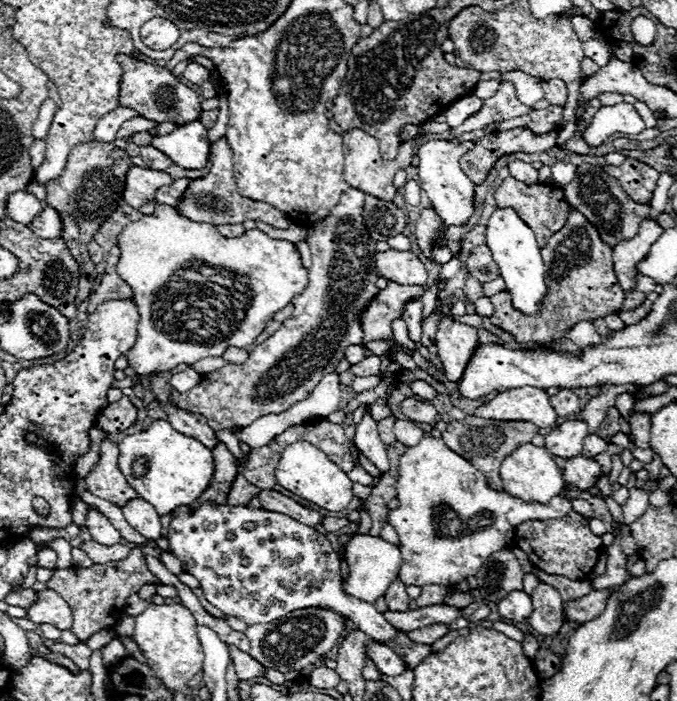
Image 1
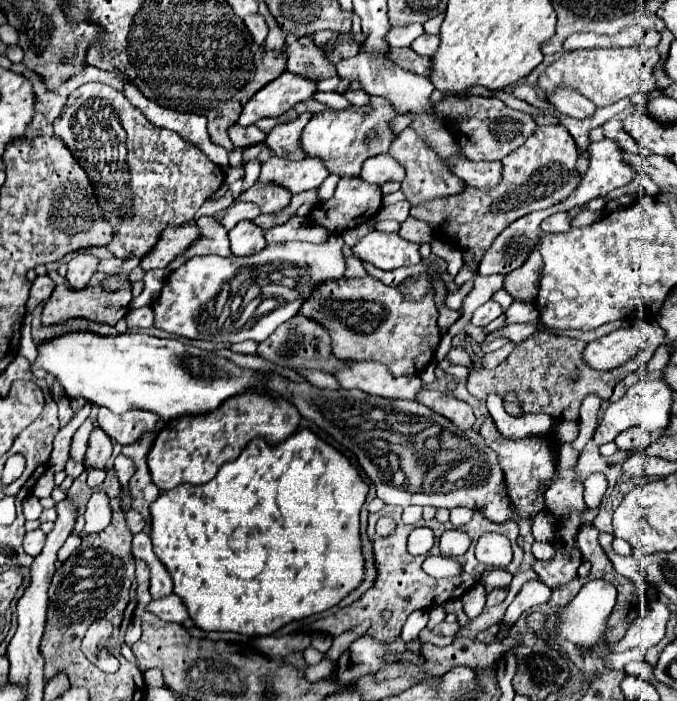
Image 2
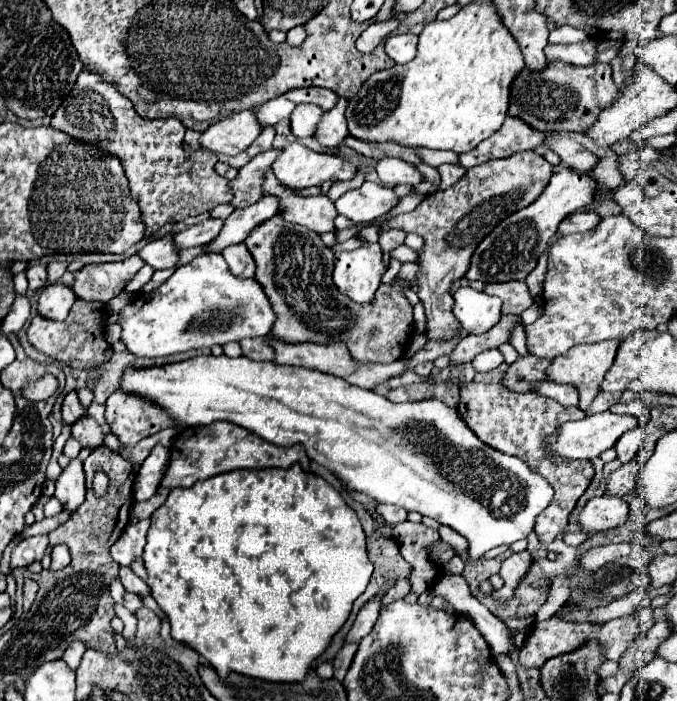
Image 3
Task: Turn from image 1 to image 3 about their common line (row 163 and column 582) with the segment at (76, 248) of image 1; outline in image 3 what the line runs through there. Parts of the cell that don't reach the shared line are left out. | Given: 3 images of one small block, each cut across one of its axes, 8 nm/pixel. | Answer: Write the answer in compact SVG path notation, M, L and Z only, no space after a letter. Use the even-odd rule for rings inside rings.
M550 62L542 72L528 72L522 70L516 80L512 82L512 98L510 98L510 116L518 116L524 122L528 122L532 128L550 132L550 130L564 130L564 132L586 132L600 116L600 112L610 106L616 98L620 96L620 86L616 86L612 78L612 68L610 64L596 62L592 66L568 66L560 62Z

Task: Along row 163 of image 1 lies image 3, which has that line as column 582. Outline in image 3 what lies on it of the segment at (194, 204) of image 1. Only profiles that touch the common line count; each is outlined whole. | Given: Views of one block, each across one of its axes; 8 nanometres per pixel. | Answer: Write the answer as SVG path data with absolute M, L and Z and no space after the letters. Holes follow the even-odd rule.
M574 212L558 224L558 234L574 234L574 232L588 232L600 222L596 212Z

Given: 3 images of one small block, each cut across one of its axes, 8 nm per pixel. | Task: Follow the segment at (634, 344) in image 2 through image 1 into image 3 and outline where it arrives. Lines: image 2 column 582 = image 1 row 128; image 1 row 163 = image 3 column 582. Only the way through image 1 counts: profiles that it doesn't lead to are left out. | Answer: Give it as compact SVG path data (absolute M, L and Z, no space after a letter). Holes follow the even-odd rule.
M604 340L604 342L594 342L594 344L580 344L568 350L566 354L560 354L552 360L548 366L548 380L554 380L558 384L572 384L578 388L580 394L580 410L588 410L592 404L594 396L600 392L600 382L604 380L606 372L612 368L612 362L616 358L616 350L620 346L620 340Z

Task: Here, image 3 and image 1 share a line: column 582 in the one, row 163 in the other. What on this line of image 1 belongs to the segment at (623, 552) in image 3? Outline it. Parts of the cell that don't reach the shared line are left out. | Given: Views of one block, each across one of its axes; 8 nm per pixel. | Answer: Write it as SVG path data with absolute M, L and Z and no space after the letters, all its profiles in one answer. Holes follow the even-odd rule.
M566 162L552 164L550 170L552 170L552 182L556 186L566 186L574 178L574 174L576 174L576 166Z

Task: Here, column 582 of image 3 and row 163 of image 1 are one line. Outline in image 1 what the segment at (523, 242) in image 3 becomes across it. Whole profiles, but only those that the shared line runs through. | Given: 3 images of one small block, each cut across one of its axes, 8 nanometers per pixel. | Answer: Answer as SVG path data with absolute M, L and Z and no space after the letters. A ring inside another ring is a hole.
M194 120L164 136L152 136L152 146L162 150L176 166L200 170L208 164L208 130Z

